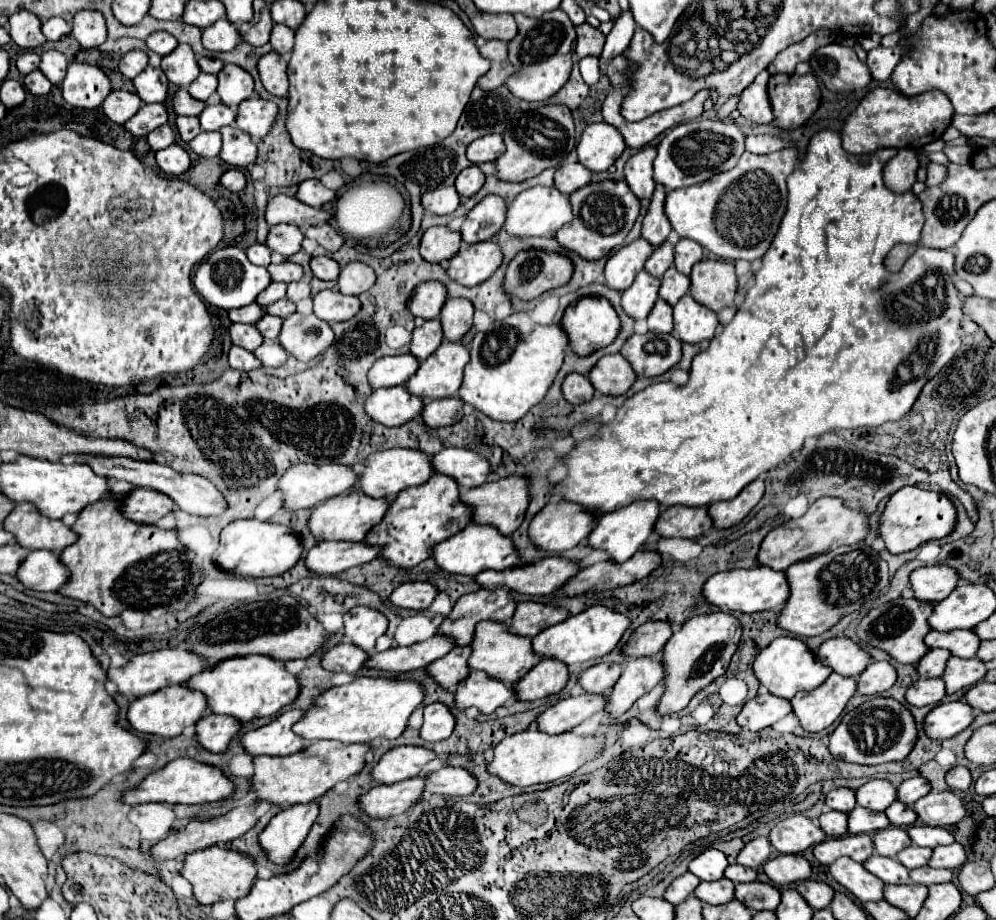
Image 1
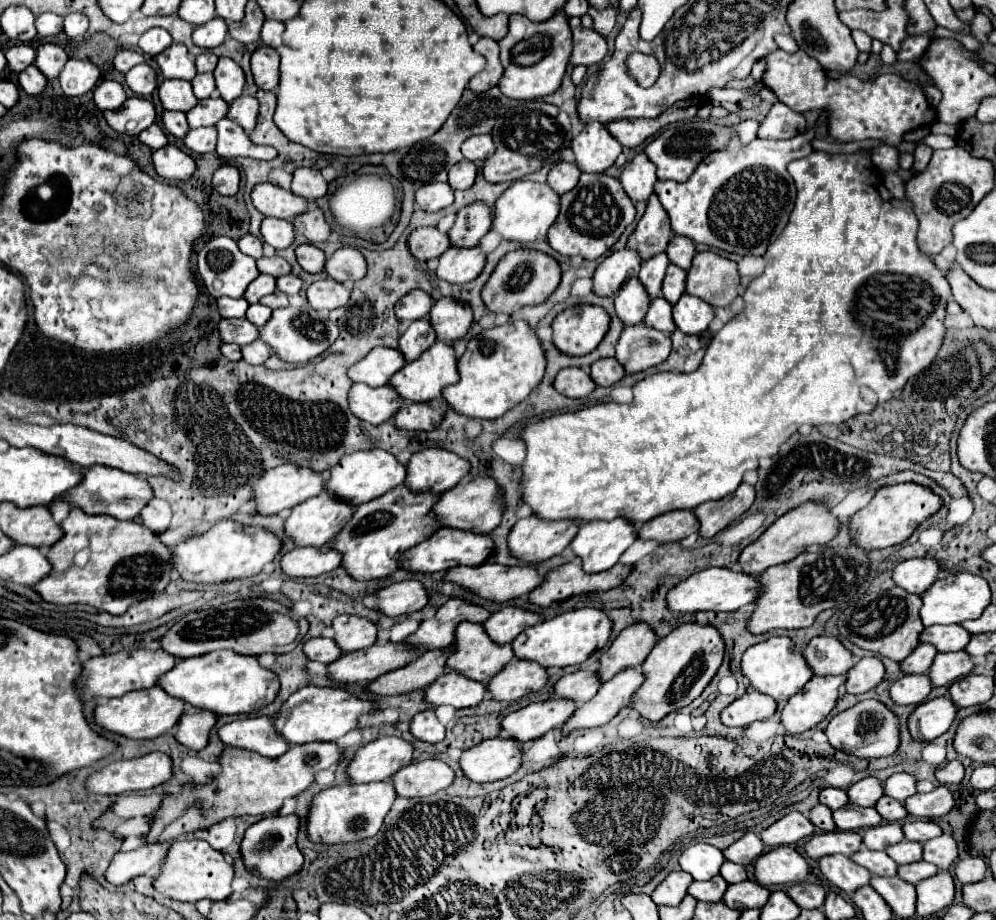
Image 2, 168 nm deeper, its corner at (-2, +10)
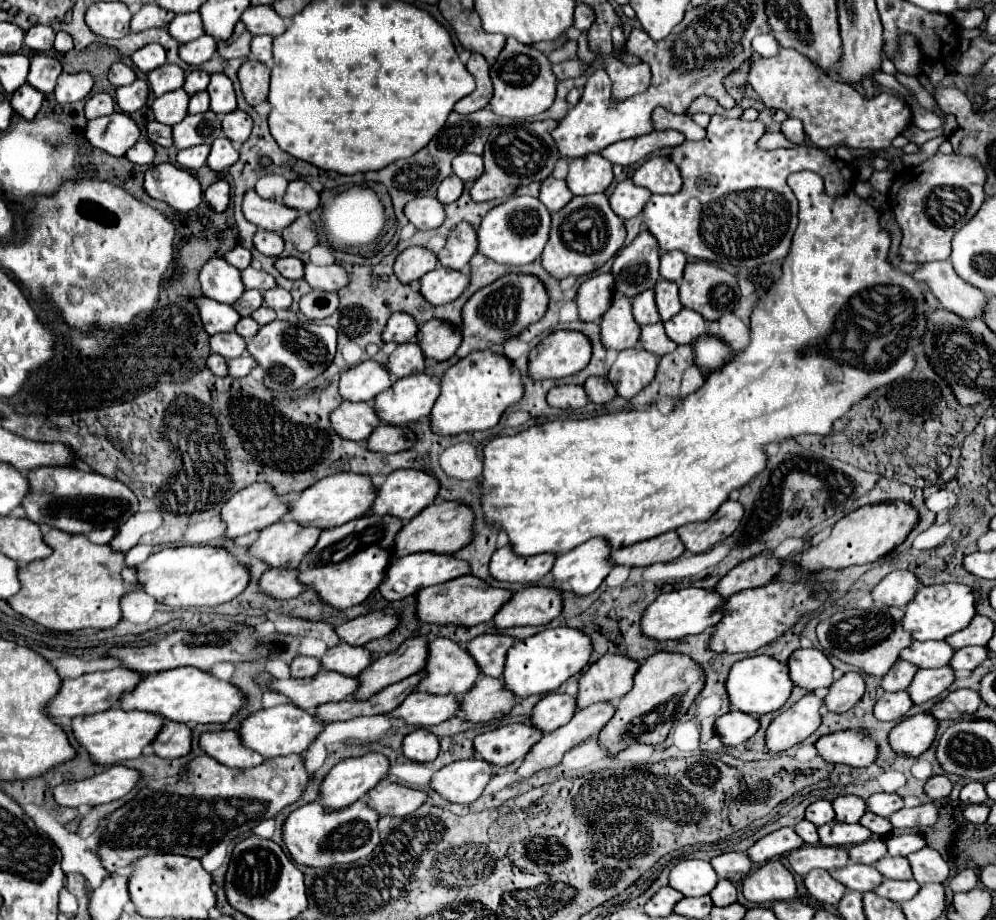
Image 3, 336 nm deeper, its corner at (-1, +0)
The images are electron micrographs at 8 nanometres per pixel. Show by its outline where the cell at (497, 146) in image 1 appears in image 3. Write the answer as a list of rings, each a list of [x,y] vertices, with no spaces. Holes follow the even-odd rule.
[[[469,153],[457,155],[453,159],[453,173],[465,183],[475,181],[483,173],[483,159],[481,159],[481,155],[469,155]]]

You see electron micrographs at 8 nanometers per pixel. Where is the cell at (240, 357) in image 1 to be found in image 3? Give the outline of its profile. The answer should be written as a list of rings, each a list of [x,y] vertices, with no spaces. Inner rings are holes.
[[[209,355],[207,359],[207,369],[213,373],[213,375],[227,375],[227,365],[225,365],[225,359],[221,359],[221,355]]]

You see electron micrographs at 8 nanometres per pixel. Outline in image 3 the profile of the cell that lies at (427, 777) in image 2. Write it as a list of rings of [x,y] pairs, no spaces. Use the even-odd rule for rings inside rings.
[[[379,783],[365,795],[365,803],[377,811],[381,817],[383,815],[393,815],[393,817],[405,817],[413,813],[427,795],[417,789],[409,789],[397,783]]]

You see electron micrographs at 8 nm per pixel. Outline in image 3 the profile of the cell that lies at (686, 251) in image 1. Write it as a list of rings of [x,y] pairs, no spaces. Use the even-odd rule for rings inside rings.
[[[667,251],[661,255],[661,277],[673,283],[679,283],[685,265],[687,265],[685,255],[681,255],[679,251]]]

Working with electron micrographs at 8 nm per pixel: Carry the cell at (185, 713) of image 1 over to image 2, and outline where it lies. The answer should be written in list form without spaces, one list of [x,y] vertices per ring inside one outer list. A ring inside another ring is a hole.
[[[156,685],[150,689],[140,689],[140,691],[126,693],[122,697],[108,699],[104,705],[96,707],[94,719],[100,727],[112,733],[120,733],[130,739],[154,739],[158,735],[168,733],[180,721],[184,713],[184,705],[186,703],[182,699],[168,695],[166,691],[162,691],[162,687]]]

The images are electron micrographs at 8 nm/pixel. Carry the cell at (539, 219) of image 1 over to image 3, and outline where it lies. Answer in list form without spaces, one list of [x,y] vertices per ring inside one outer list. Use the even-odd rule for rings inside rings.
[[[511,197],[497,207],[493,207],[481,221],[477,229],[477,251],[485,255],[487,259],[501,263],[501,265],[527,265],[539,259],[543,253],[543,247],[549,239],[549,225],[551,225],[551,213],[547,207],[535,199],[535,197]]]

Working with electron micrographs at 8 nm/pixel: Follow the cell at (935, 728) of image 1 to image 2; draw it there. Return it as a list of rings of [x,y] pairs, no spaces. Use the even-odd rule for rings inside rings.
[[[950,697],[924,701],[912,711],[908,719],[908,729],[918,741],[934,741],[936,737],[948,731],[948,727],[956,719],[956,711],[958,707]]]

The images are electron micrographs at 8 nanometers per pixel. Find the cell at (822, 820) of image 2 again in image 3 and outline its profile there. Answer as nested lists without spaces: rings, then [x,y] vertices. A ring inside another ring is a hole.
[[[803,819],[803,821],[799,821],[797,825],[795,825],[795,833],[807,843],[807,845],[817,845],[819,841],[817,841],[817,827],[813,825],[813,823],[809,823],[807,819]]]

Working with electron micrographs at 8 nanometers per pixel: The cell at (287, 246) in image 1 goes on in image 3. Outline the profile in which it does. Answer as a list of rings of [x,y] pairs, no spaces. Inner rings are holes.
[[[259,229],[253,237],[253,245],[259,253],[269,255],[269,257],[279,257],[283,251],[283,239],[279,233],[271,233],[271,231],[263,231]]]

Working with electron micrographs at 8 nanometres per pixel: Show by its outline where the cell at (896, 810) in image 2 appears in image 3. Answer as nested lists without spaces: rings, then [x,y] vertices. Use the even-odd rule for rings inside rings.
[[[869,811],[861,817],[861,821],[859,821],[863,827],[867,827],[871,833],[875,833],[875,835],[887,835],[887,833],[891,833],[891,823],[885,819],[885,817],[879,817],[879,815],[871,815]]]

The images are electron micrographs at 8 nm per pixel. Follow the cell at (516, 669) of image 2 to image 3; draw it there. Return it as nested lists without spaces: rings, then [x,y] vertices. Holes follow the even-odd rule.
[[[481,675],[475,685],[459,699],[459,715],[471,723],[487,723],[505,717],[513,707],[513,695],[501,691],[501,679]]]

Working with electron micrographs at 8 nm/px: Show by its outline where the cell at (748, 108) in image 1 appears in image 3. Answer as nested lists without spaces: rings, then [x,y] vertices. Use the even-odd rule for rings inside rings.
[[[653,131],[629,141],[617,141],[609,147],[605,147],[605,151],[601,151],[601,155],[611,161],[613,165],[633,165],[637,161],[641,161],[643,157],[651,155],[657,149],[663,147],[675,147],[679,143],[683,143],[685,137],[679,131]]]

